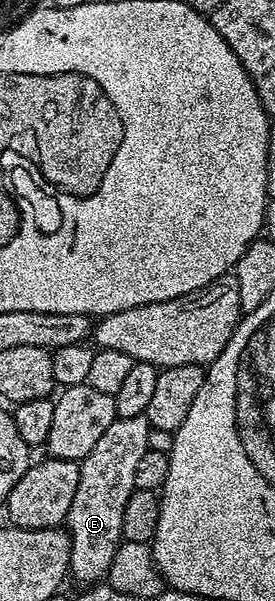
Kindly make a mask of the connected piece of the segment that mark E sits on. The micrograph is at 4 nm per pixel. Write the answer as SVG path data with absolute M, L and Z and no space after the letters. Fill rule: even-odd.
M145 414L115 418L78 466L80 487L64 522L70 535L70 573L78 581L98 583L110 572L123 540L124 511L135 490L137 464L149 449L150 431Z

